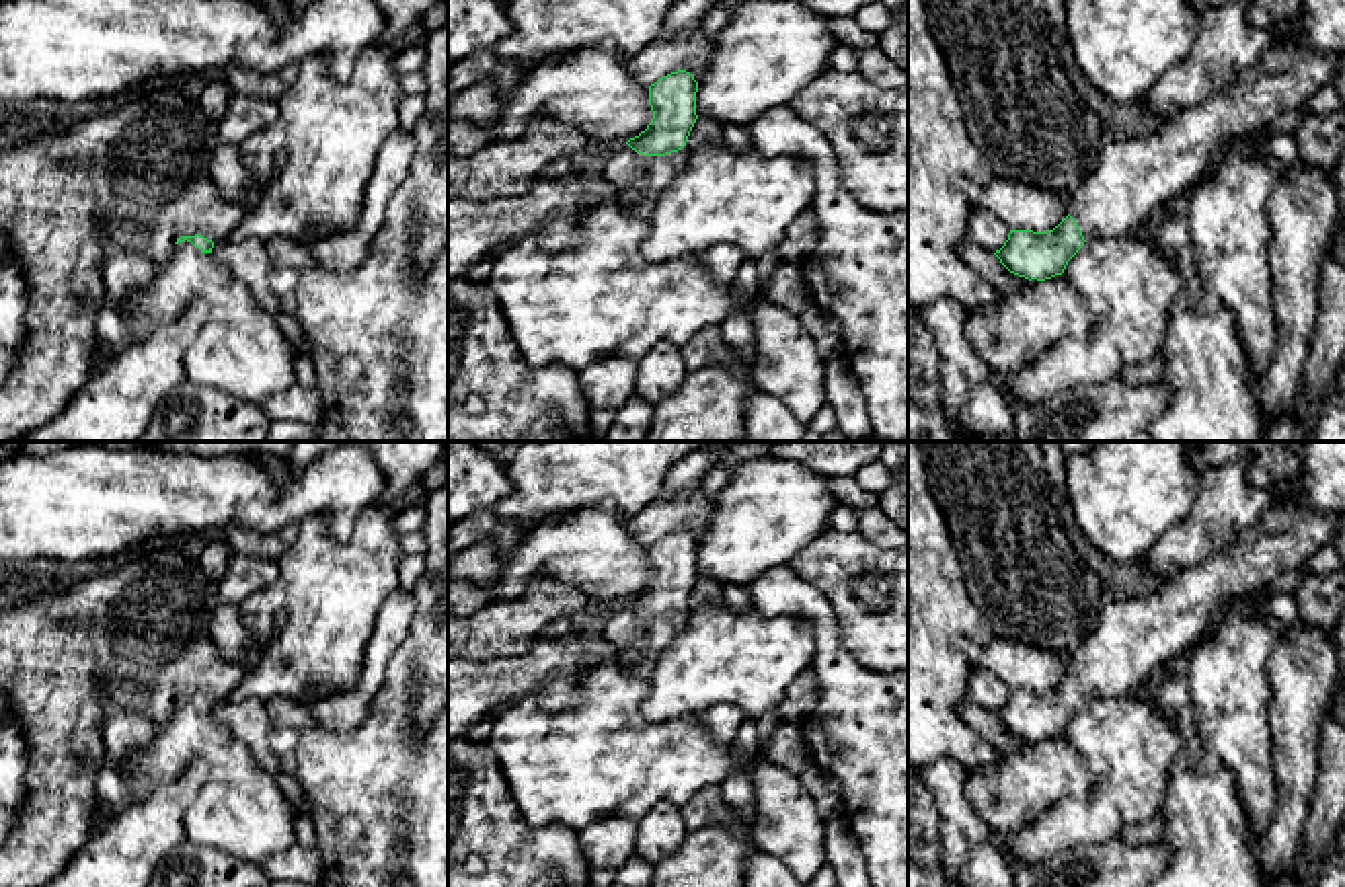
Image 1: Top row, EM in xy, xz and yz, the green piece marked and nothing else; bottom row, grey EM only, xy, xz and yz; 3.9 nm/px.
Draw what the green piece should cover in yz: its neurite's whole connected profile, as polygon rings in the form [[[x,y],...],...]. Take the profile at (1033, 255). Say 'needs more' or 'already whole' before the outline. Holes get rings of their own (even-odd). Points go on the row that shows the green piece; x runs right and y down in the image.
needs more | [[[1285,27],[1273,29],[1261,57],[1203,103],[1168,117],[1150,136],[1121,142],[1105,138],[1094,168],[1068,203],[1068,216],[1047,232],[1010,230],[1008,240],[994,255],[1010,273],[1029,281],[1062,275],[1086,242],[1129,236],[1150,214],[1191,189],[1222,142],[1257,133],[1285,111],[1304,107],[1331,82],[1335,70],[1337,55],[1306,49]]]

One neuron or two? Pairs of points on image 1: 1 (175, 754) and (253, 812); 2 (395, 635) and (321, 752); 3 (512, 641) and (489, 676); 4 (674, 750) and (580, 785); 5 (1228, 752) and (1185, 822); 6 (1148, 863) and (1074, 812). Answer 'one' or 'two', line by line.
1: one
2: two
3: two
4: one
5: two
6: two

